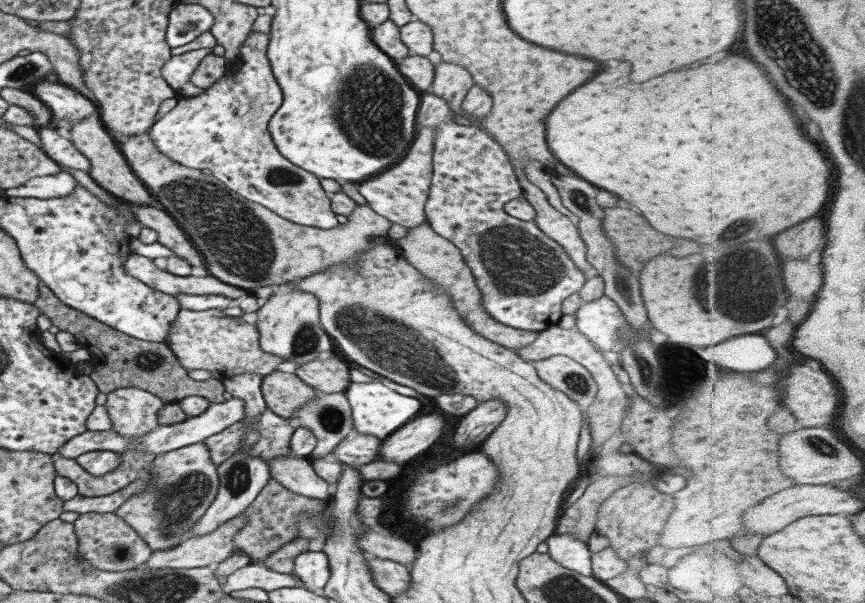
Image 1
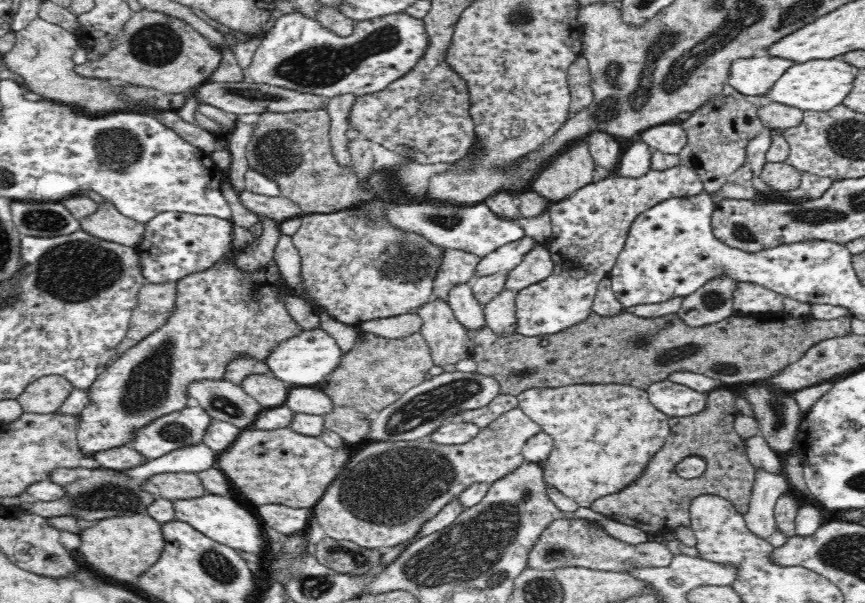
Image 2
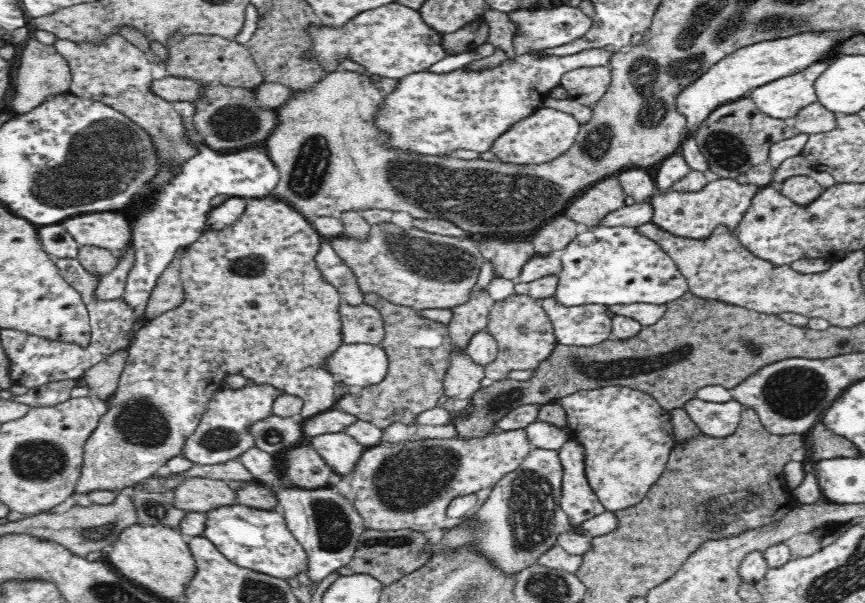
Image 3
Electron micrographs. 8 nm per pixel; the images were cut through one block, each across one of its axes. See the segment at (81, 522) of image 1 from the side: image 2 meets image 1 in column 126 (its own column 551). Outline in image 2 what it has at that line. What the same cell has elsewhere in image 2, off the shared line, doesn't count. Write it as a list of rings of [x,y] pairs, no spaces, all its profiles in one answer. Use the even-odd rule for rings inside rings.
[[[558,518],[540,534],[540,538],[536,540],[536,544],[528,554],[527,567],[552,571],[564,566],[580,566],[591,570],[627,573],[632,566],[668,567],[674,559],[674,555],[664,543],[649,540],[634,546],[606,534],[597,524],[583,518]]]

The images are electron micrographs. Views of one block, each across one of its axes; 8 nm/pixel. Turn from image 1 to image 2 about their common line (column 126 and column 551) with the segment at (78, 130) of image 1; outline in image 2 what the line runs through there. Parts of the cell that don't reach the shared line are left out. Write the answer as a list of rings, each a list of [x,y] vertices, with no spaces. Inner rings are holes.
[[[576,141],[556,159],[548,162],[540,174],[536,174],[530,190],[541,194],[550,203],[560,202],[584,188],[584,184],[594,182],[594,167],[587,142]]]

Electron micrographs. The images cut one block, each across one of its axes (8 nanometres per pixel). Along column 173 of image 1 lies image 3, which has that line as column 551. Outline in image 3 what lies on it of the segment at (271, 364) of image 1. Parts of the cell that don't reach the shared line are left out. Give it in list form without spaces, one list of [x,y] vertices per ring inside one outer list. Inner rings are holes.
[[[514,293],[504,300],[495,301],[486,330],[498,345],[496,360],[483,366],[484,376],[493,381],[508,379],[507,374],[511,370],[534,370],[552,356],[557,344],[552,321],[544,312],[540,300],[525,294]]]

